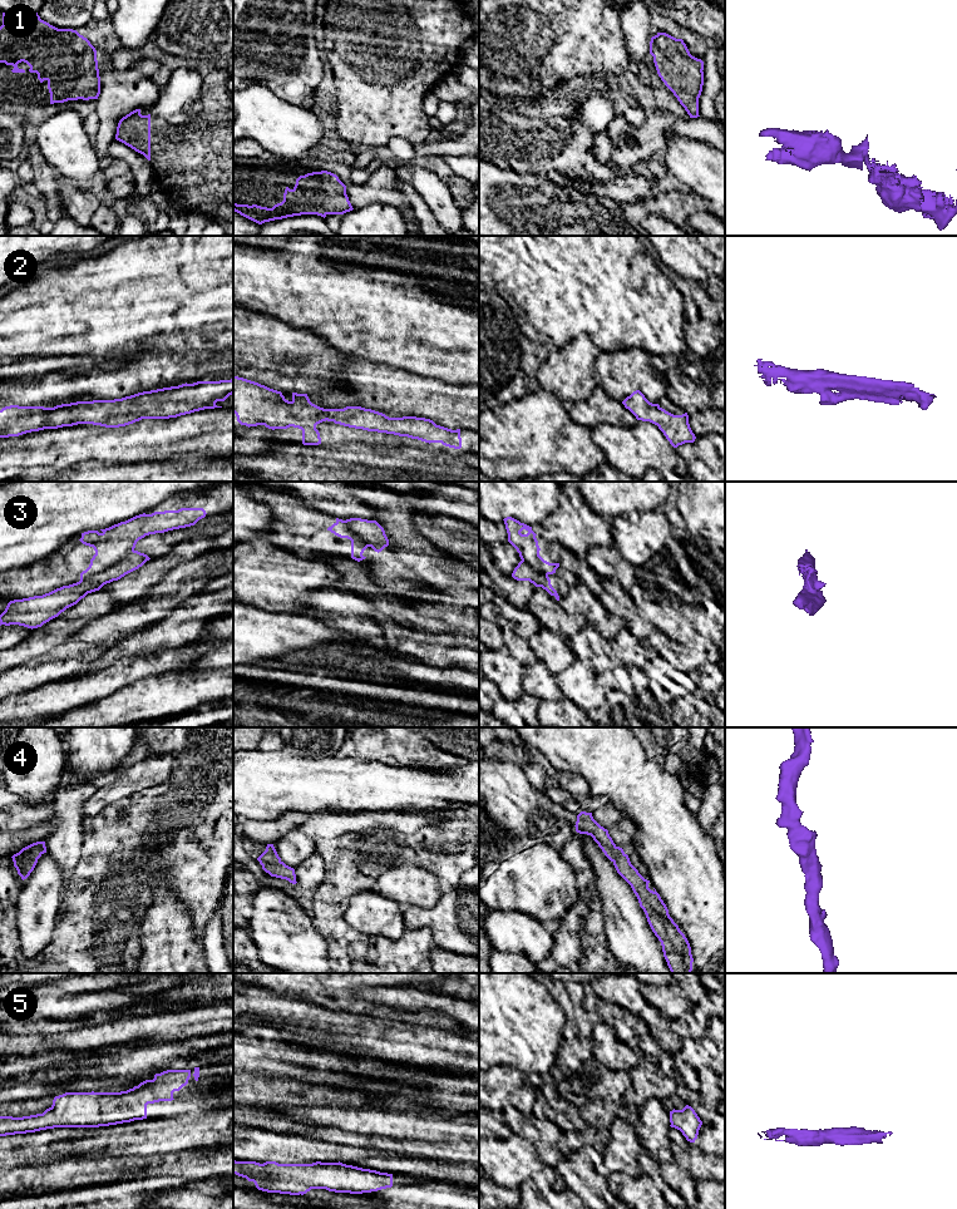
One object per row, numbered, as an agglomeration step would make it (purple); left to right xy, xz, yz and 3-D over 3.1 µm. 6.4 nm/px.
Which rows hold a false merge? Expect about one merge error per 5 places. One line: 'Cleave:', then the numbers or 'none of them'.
Cleave: 3

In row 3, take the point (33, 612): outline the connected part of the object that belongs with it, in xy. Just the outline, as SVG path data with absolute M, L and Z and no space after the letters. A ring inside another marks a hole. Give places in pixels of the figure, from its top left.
M132 551L122 561L94 573L88 579L63 586L43 596L10 601L0 615L0 626L19 625L31 630L41 627L66 608L77 604L88 593L99 591L104 584L120 579L149 559L147 554Z

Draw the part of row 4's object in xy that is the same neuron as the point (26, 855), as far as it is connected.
M36 842L23 848L19 853L11 857L14 867L23 880L30 875L38 863L38 859L44 853L46 853L45 842Z

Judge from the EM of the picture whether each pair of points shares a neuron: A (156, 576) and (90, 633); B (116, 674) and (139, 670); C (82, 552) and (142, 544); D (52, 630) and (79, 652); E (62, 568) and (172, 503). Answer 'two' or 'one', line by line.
A: two
B: one
C: two
D: two
E: one

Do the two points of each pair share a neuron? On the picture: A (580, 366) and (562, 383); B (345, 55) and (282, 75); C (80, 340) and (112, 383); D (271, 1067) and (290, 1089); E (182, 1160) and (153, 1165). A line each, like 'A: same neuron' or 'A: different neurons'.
A: same neuron
B: different neurons
C: different neurons
D: different neurons
E: same neuron

